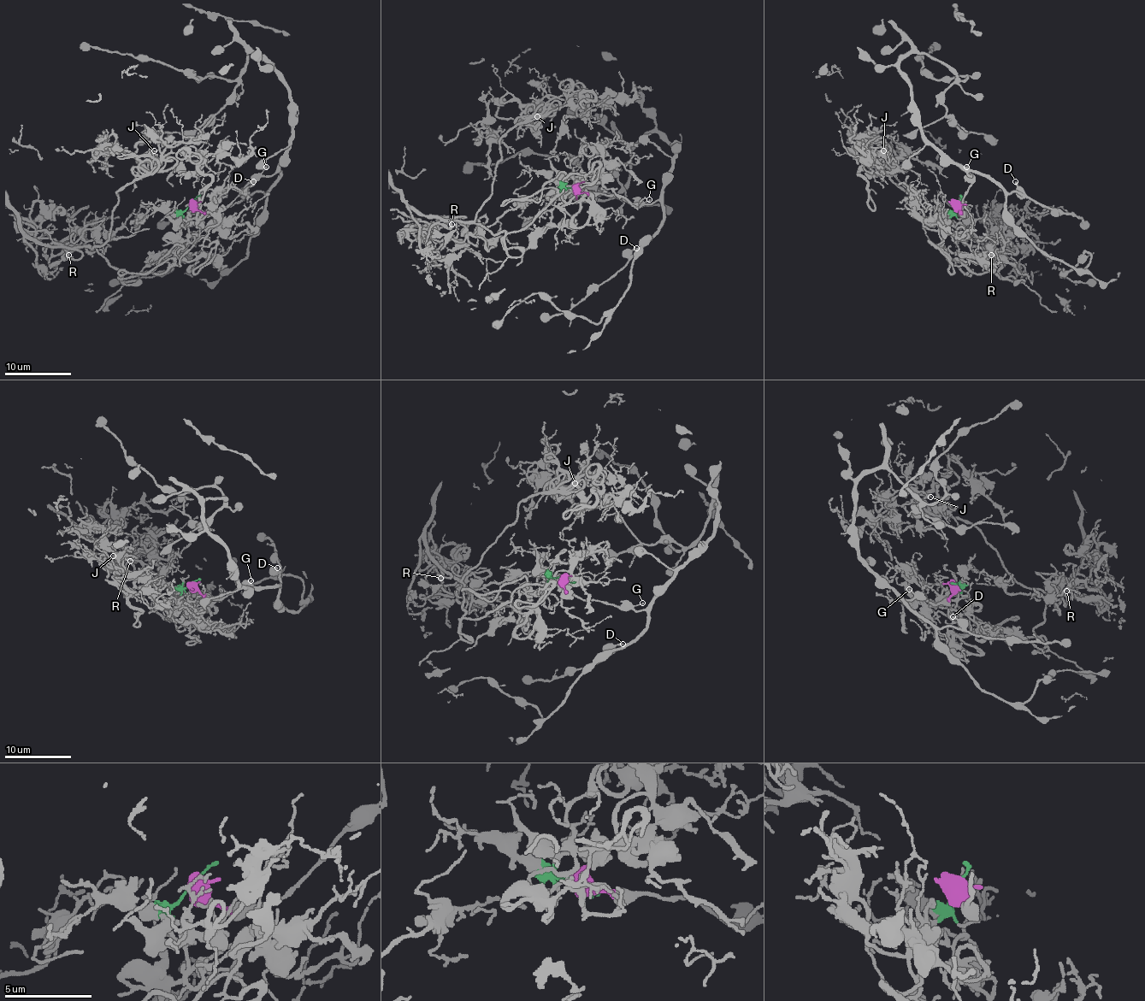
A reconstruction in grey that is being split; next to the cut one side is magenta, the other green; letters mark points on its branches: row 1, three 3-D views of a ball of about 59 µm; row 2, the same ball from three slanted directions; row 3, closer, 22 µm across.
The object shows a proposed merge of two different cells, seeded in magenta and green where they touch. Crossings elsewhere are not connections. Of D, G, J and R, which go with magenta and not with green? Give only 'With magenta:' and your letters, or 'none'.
With magenta: D, G

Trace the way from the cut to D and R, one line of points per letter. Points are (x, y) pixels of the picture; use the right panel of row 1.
D: (957, 203), (960, 212), (964, 194), (971, 182), (969, 171), (988, 174), (1008, 192), (1022, 194), (1015, 180)
R: (957, 203), (948, 219), (973, 257), (967, 267), (1000, 277), (1001, 263), (990, 245), (992, 256)

